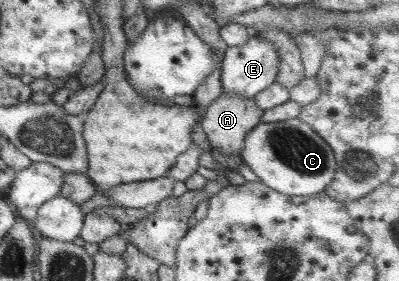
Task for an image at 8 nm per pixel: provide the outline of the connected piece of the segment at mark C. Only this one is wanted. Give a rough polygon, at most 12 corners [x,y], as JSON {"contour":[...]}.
{"contour":[[298,117],[261,122],[239,157],[260,182],[310,197],[333,181],[330,145]]}

